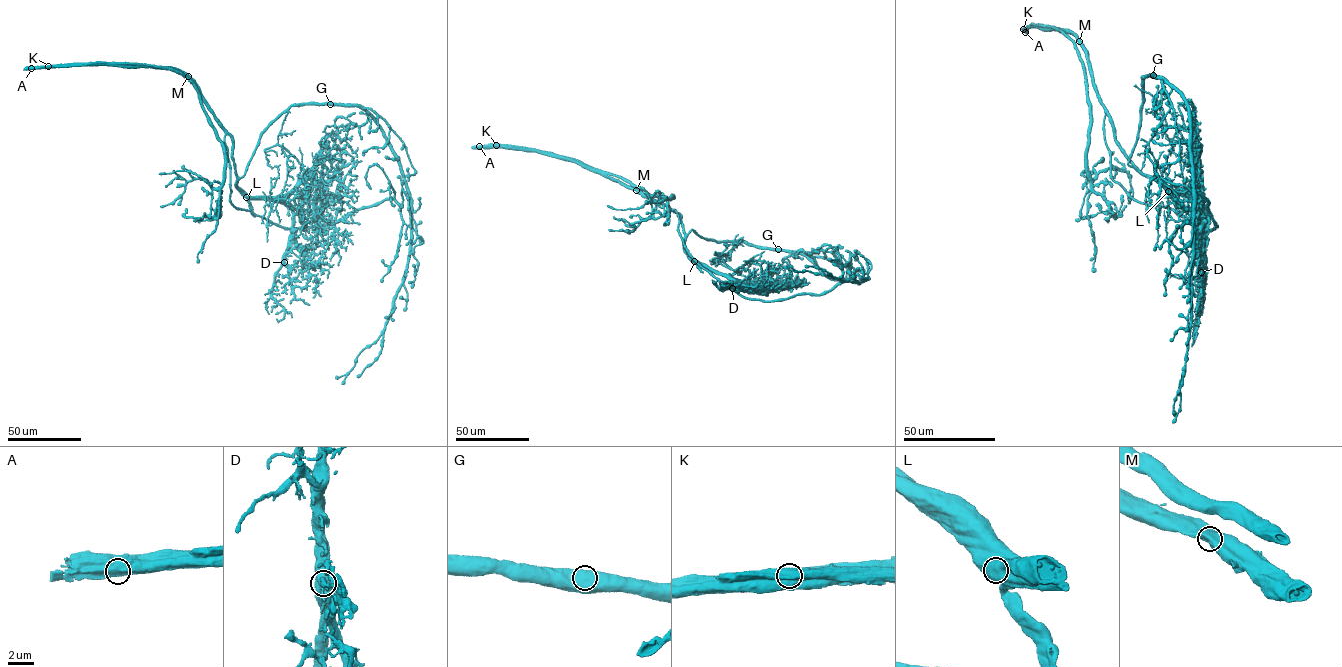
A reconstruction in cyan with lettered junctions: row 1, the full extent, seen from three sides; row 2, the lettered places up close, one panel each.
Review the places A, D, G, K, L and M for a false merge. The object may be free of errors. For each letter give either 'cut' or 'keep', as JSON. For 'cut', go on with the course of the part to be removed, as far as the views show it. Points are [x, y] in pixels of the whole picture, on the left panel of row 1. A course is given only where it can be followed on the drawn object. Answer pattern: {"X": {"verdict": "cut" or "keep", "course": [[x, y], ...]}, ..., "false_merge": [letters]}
{"A": {"verdict": "keep"}, "D": {"verdict": "keep"}, "G": {"verdict": "keep"}, "K": {"verdict": "cut", "course": [[48, 66], [153, 65], [192, 84], [220, 142], [222, 183], [214, 188], [203, 179], [189, 180], [160, 206]]}, "L": {"verdict": "keep"}, "M": {"verdict": "keep"}, "false_merge": ["K"]}

